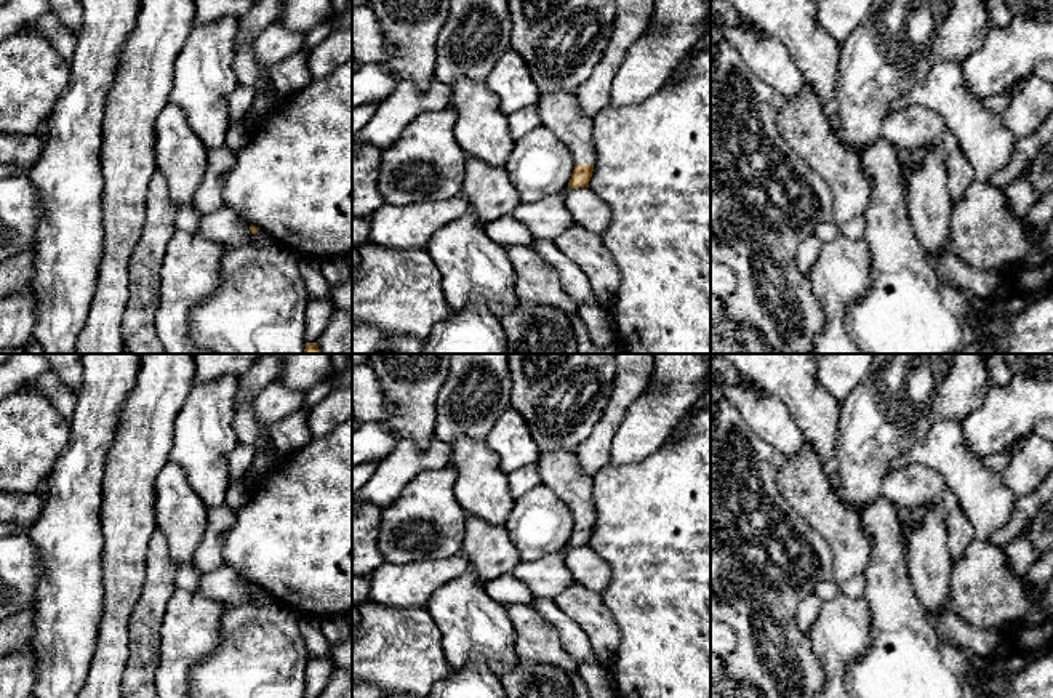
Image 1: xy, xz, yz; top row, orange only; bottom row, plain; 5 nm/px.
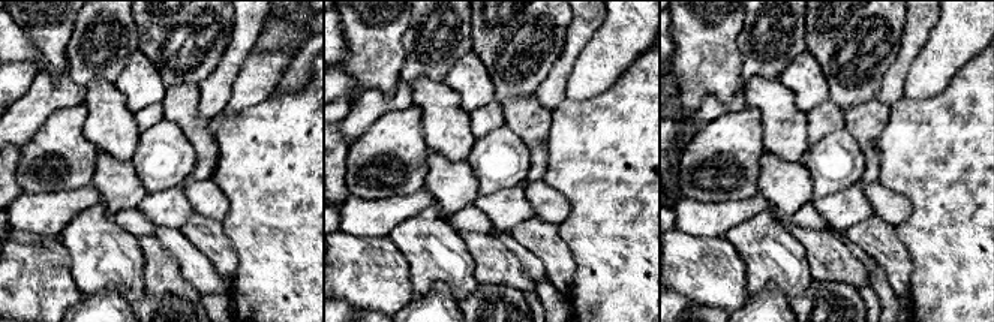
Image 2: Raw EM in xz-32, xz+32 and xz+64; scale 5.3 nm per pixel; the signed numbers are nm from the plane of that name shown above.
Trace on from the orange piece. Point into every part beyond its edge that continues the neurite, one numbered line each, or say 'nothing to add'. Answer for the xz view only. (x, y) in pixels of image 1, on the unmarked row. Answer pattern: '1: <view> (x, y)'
1: xz (560, 471)

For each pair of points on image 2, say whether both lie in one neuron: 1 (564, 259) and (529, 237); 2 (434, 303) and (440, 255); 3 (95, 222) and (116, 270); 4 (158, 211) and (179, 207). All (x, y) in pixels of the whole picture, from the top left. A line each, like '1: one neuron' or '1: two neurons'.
1: one neuron
2: two neurons
3: one neuron
4: one neuron

